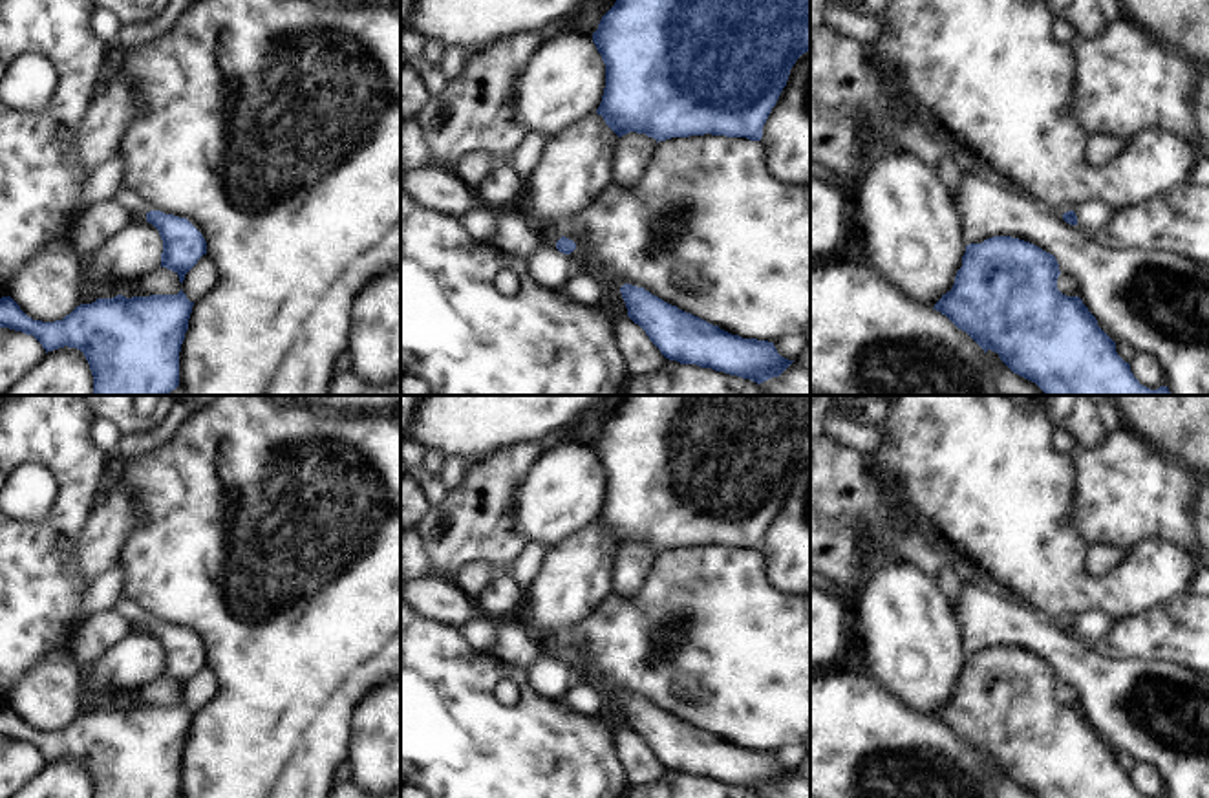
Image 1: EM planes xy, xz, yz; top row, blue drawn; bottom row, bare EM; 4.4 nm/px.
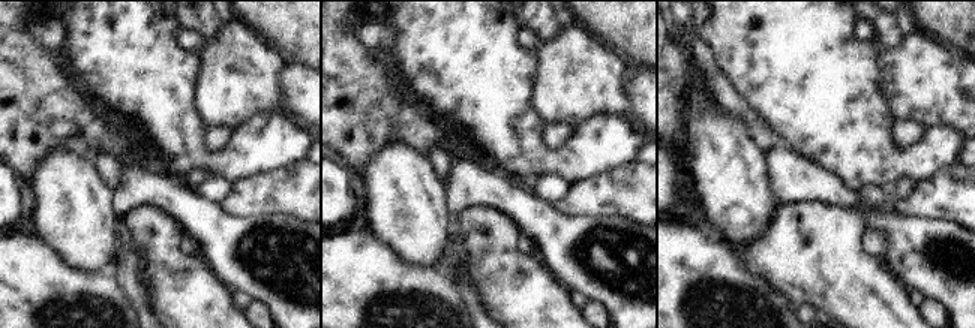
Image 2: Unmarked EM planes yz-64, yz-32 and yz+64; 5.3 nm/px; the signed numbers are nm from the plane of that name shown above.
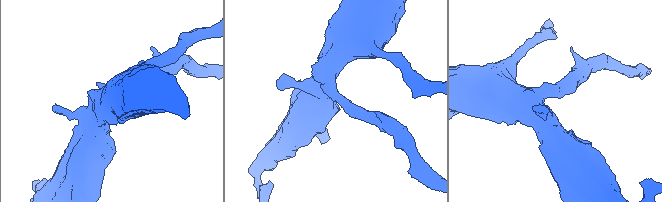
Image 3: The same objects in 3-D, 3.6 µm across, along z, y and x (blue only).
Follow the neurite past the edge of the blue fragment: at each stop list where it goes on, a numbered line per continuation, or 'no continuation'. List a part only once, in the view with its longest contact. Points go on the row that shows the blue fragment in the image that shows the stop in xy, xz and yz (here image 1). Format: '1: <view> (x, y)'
1: xy (128, 202)

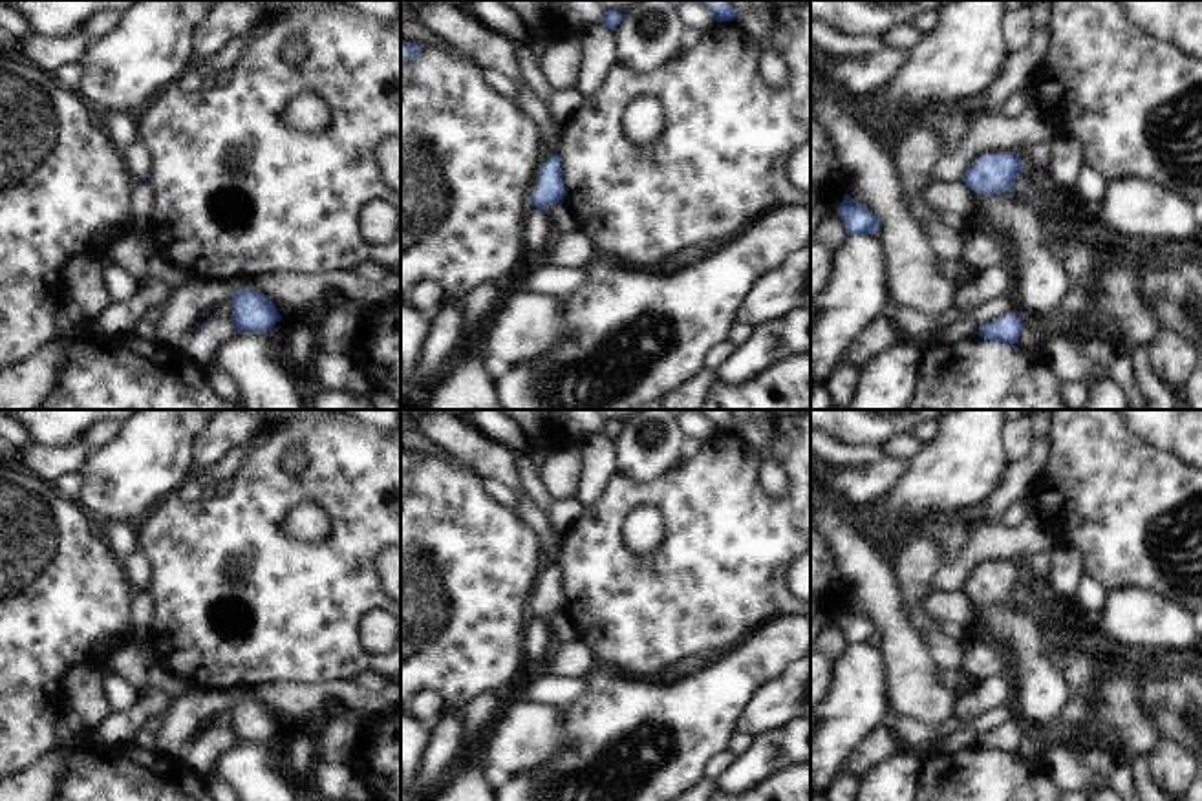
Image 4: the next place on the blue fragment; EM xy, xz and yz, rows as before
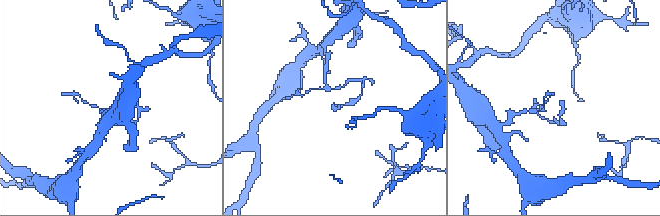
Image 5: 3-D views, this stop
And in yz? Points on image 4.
no continuation

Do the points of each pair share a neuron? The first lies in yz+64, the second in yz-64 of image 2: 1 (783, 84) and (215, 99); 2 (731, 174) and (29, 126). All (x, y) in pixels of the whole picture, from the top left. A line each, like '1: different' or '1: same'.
1: different
2: different

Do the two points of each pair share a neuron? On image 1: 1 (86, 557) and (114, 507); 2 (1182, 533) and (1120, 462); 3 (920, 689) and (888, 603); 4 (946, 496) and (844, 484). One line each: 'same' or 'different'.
1: same
2: same
3: same
4: different

